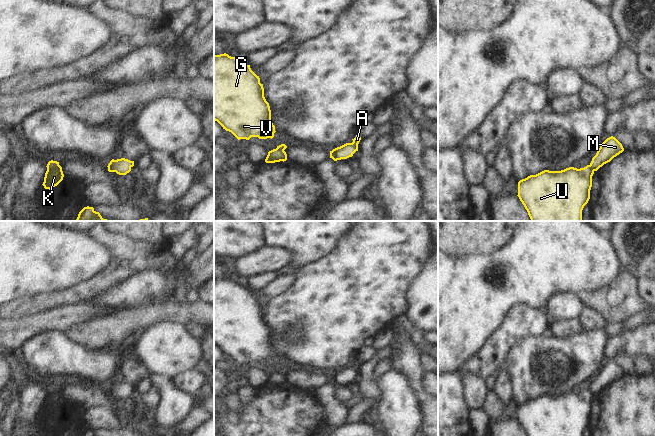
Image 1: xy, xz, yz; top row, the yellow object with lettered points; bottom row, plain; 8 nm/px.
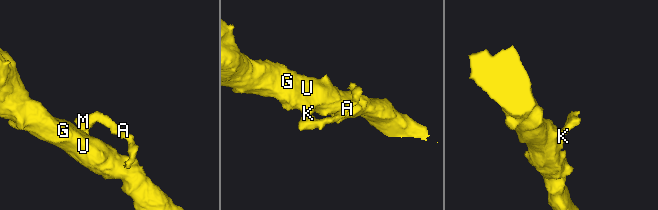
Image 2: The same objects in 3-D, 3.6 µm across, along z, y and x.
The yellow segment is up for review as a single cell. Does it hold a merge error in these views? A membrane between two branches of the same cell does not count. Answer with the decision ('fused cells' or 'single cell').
fused cells

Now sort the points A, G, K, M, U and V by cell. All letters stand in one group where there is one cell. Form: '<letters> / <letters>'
A M / G K U V

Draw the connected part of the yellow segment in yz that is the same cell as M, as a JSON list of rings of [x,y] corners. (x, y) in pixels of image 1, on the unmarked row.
[[[611,360],[607,362],[598,373],[596,379],[592,382],[590,389],[593,395],[597,395],[623,375],[624,372],[622,368],[615,361]]]

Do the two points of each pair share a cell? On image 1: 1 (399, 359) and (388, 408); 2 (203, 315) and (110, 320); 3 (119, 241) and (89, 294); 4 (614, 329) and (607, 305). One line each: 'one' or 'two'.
1: two
2: one
3: one
4: two

